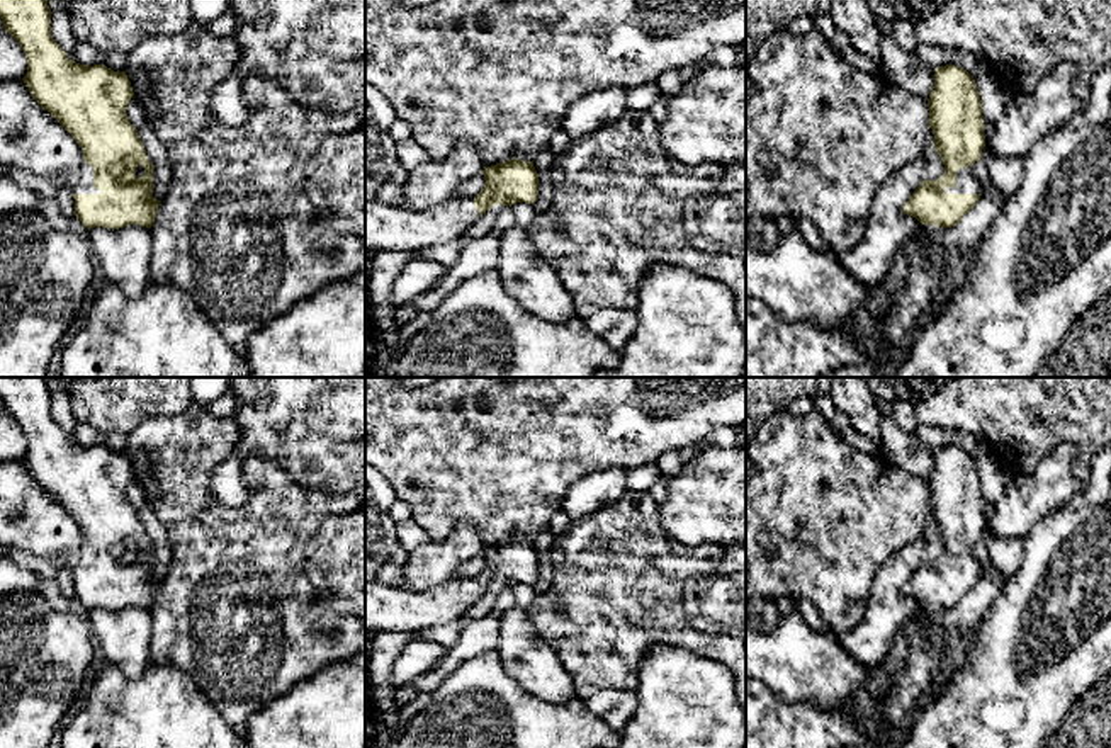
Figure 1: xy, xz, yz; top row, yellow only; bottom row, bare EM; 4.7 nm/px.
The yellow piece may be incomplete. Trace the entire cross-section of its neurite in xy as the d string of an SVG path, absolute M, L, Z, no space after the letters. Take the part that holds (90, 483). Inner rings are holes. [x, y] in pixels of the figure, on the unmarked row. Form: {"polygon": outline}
{"polygon": "M0 377L0 400L25 434L27 454L22 461L27 471L83 532L83 542L65 551L59 561L73 573L75 597L87 610L119 610L129 605L151 609L161 581L153 578L153 546L126 495L134 478L126 452L71 442L51 416L48 377Z"}

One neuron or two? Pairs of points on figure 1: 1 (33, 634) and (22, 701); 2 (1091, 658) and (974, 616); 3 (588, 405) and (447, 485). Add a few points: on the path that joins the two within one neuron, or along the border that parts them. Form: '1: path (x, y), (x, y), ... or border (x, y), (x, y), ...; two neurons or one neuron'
1: path (33, 651), (33, 662), (22, 672), (22, 684); one neuron
2: border (1004, 585), (999, 599), (975, 629); two neurons
3: path (552, 413), (518, 415), (483, 449); one neuron

